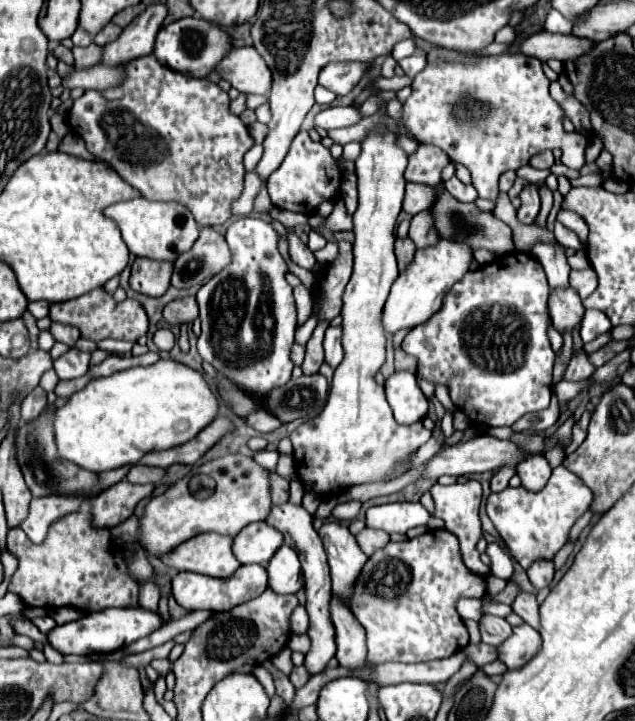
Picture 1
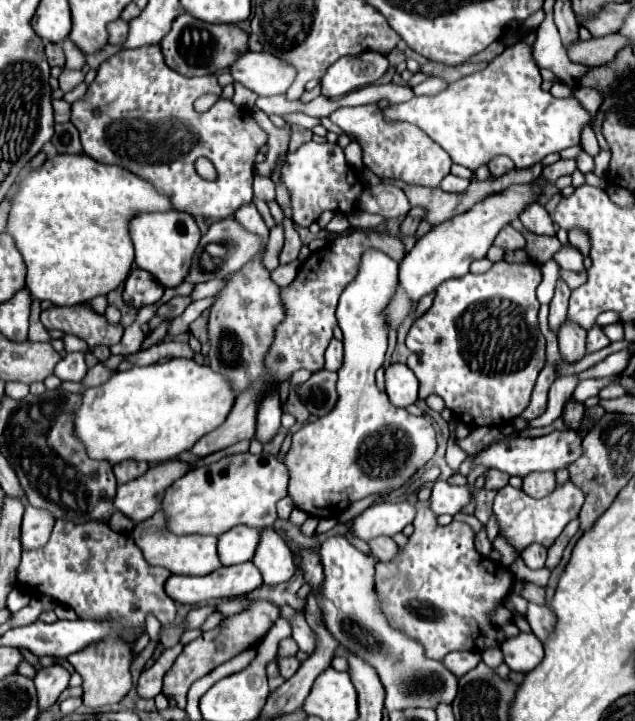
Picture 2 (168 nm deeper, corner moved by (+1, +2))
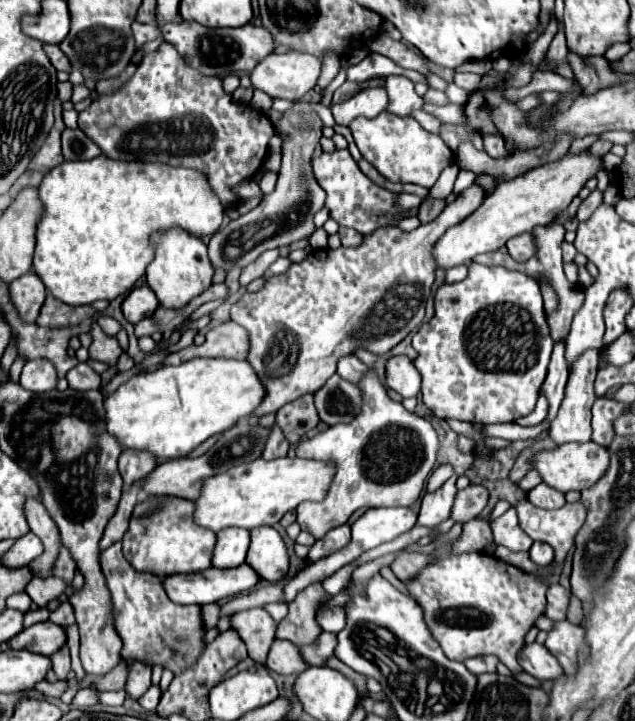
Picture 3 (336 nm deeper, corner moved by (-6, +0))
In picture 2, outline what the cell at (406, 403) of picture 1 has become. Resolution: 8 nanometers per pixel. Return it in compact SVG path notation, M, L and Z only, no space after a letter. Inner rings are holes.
M394 363L386 369L386 393L396 407L408 407L418 401L418 383L416 375L408 365Z

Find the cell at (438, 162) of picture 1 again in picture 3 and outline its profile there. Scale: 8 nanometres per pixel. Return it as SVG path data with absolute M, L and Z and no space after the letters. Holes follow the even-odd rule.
M381 113L375 119L359 117L351 125L353 139L361 155L389 181L393 183L415 183L423 187L433 187L439 173L453 161L451 149L445 141L429 131L425 131L413 117L397 117L391 113Z

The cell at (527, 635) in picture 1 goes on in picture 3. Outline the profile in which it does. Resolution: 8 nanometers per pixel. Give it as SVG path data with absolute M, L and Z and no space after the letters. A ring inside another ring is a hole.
M533 643L533 645L525 645L519 653L519 665L523 667L525 673L545 681L555 681L563 675L563 667L559 665L559 661L555 661L555 657L549 653L549 649L545 645Z

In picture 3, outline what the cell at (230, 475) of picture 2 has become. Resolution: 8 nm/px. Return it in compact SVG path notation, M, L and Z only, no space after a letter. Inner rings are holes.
M281 457L273 461L263 461L255 459L247 465L237 465L229 469L227 473L209 477L203 483L201 497L195 501L197 511L195 511L195 521L201 527L207 527L211 531L221 531L225 527L243 527L243 529L255 529L261 525L275 525L279 519L287 513L293 511L299 503L303 501L323 501L327 495L327 489L335 477L335 463L331 461L315 461L315 459L299 459L299 457Z

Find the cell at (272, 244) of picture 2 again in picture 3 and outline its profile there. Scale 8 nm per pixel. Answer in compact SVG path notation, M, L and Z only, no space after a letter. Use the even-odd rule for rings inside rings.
M277 249L263 251L263 253L253 261L253 263L249 263L249 265L243 269L239 283L241 283L241 285L249 285L253 279L261 277L261 275L265 273L265 269L267 269L267 267L269 267L277 257L279 257L279 251L277 251Z

